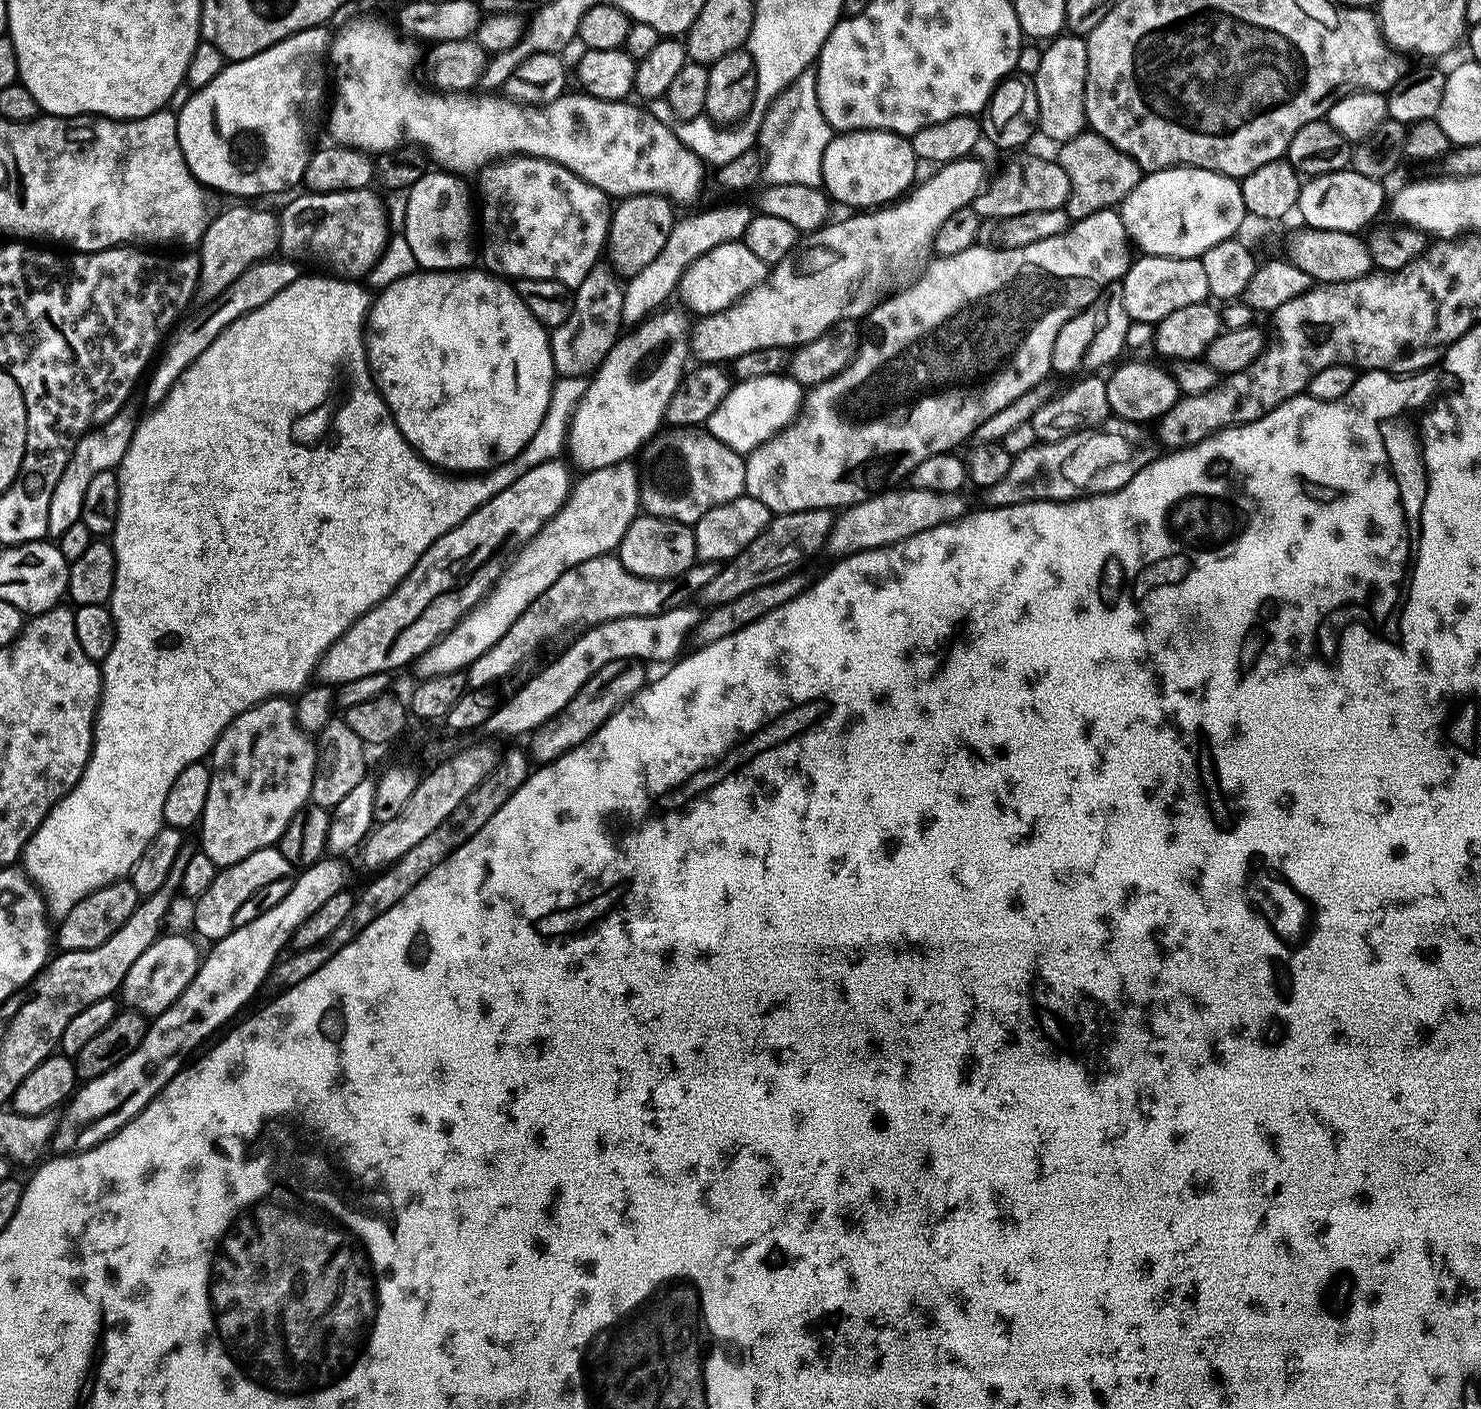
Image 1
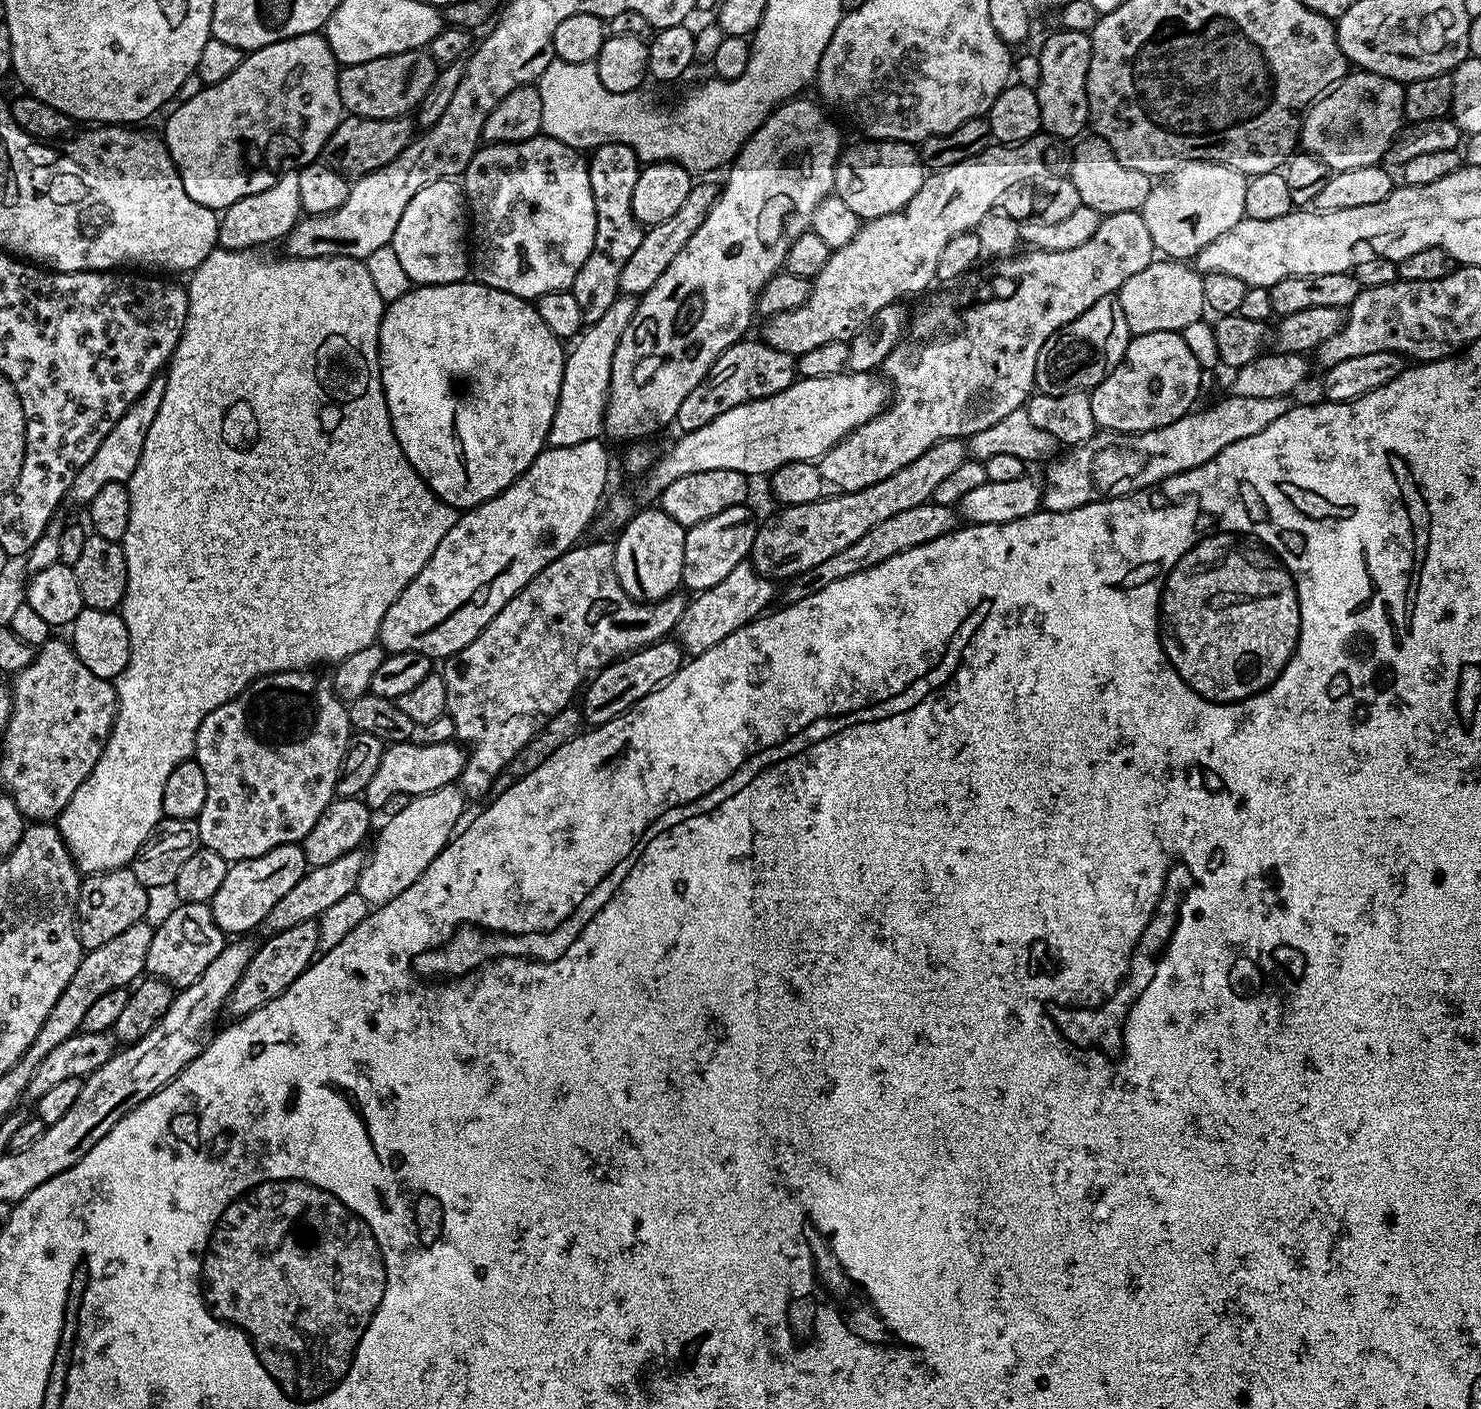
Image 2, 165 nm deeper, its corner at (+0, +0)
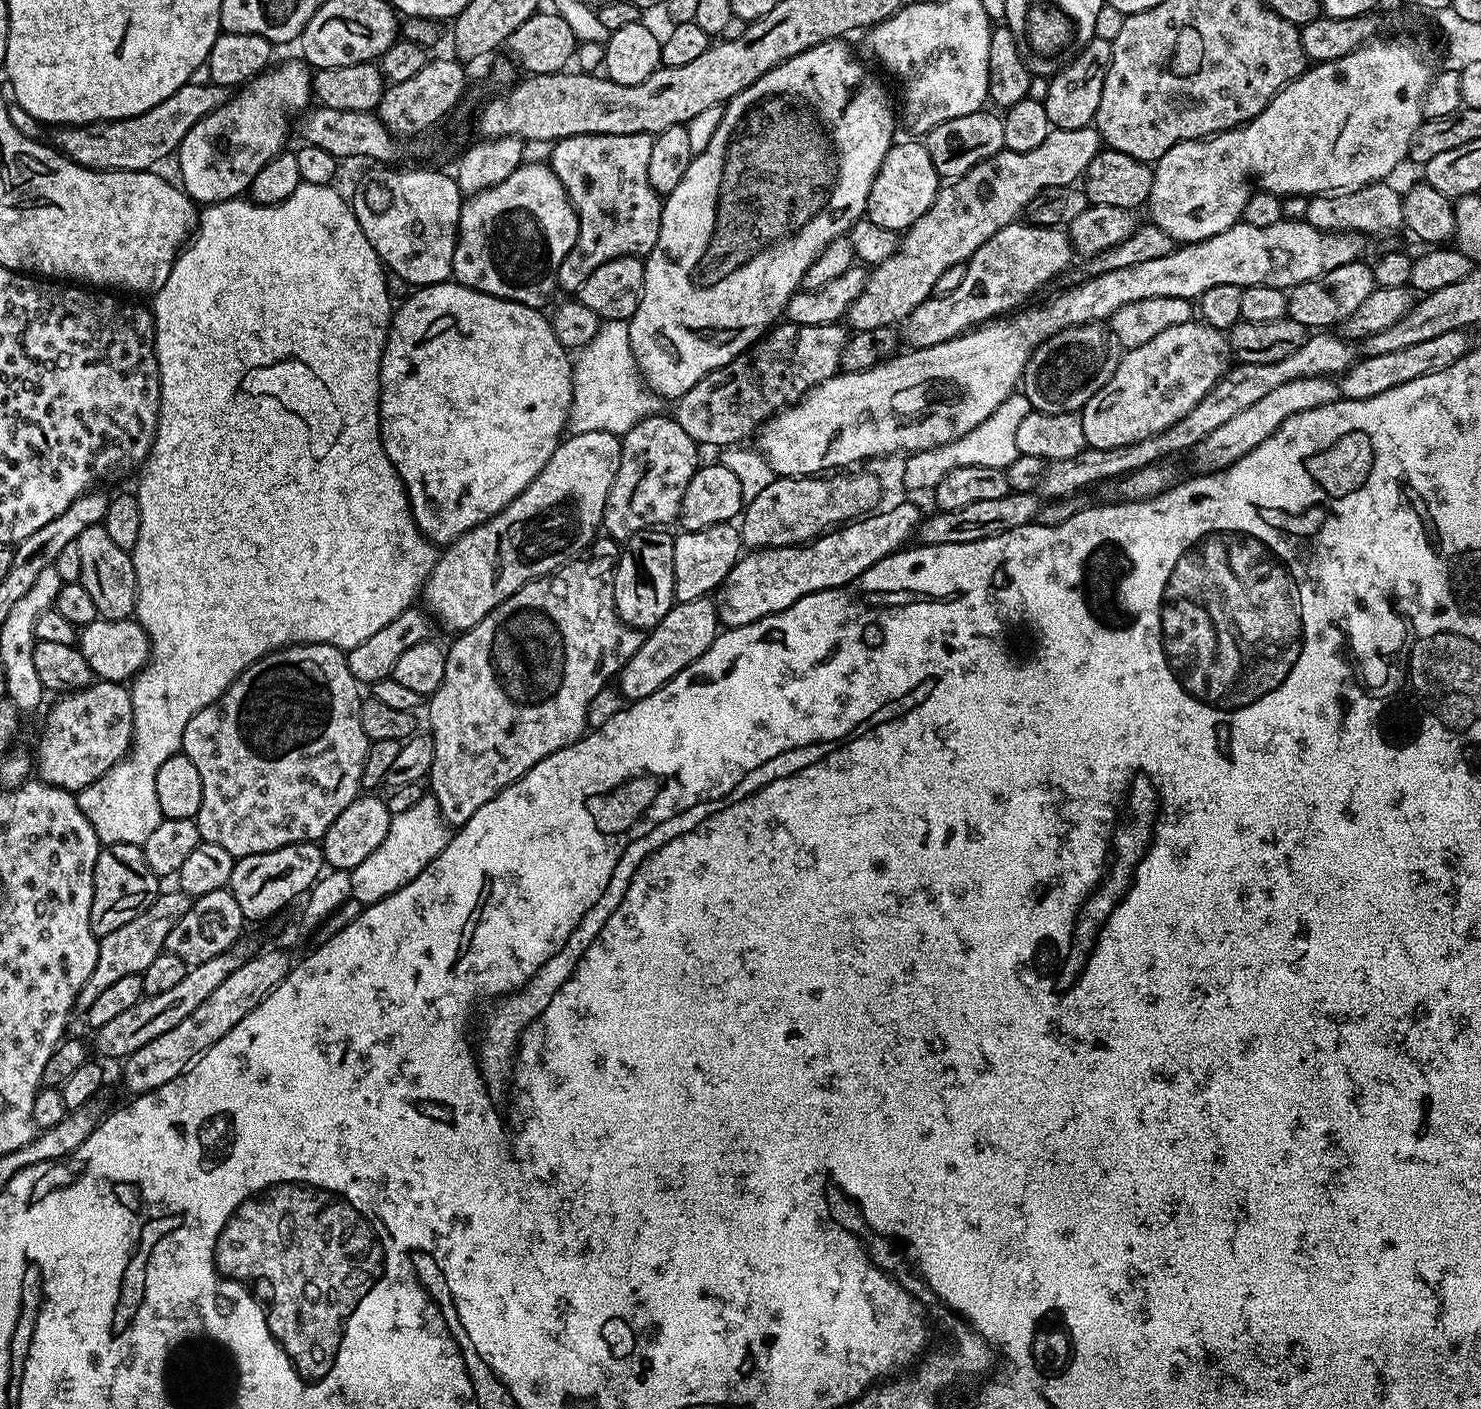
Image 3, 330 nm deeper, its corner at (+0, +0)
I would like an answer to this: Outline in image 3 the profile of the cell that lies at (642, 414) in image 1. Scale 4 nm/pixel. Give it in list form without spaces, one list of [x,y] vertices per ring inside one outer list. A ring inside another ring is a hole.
[[[840,38],[823,40],[802,54],[794,54],[794,58],[774,66],[774,70],[762,74],[758,82],[746,86],[746,90],[723,105],[724,113],[718,122],[718,130],[714,130],[706,150],[693,155],[686,174],[682,174],[682,182],[678,182],[678,186],[674,186],[672,193],[663,201],[658,242],[654,250],[648,253],[644,266],[642,302],[638,302],[638,310],[628,321],[628,329],[630,346],[640,364],[645,384],[665,401],[679,400],[706,374],[726,366],[735,356],[741,356],[761,339],[785,315],[790,298],[800,288],[806,270],[810,270],[818,254],[822,254],[832,240],[848,236],[854,225],[867,213],[870,186],[874,186],[874,178],[886,154],[892,149],[892,135],[896,132],[896,124],[898,128],[898,116],[894,111],[893,97],[892,100],[888,97],[883,82],[866,65],[852,60],[852,52],[844,43]]]

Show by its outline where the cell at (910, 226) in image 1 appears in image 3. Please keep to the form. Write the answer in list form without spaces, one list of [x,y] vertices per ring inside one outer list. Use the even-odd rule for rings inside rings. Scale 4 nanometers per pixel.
[[[1089,126],[1078,130],[1062,130],[1053,128],[1051,134],[1034,150],[1025,152],[1003,151],[978,162],[974,170],[966,175],[945,183],[937,192],[930,210],[918,218],[912,227],[903,233],[900,251],[894,253],[886,262],[875,265],[871,269],[868,284],[858,294],[854,306],[850,306],[846,317],[846,324],[852,332],[865,332],[866,330],[878,330],[879,328],[891,328],[907,321],[908,315],[928,299],[934,293],[934,282],[950,266],[958,266],[971,260],[972,255],[982,247],[998,230],[1002,230],[1007,224],[1013,223],[1016,216],[1025,211],[1032,203],[1035,196],[1048,188],[1066,188],[1075,185],[1088,171],[1092,159],[1102,151],[1102,141],[1095,127]]]

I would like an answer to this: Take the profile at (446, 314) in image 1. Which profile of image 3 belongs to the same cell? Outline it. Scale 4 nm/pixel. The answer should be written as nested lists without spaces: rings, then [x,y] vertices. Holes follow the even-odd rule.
[[[445,282],[417,287],[403,303],[401,308],[399,305],[395,309],[380,359],[380,437],[390,462],[398,470],[408,491],[408,504],[412,507],[416,529],[433,544],[447,546],[494,518],[511,500],[518,498],[518,494],[522,494],[522,490],[534,482],[542,466],[550,462],[550,454],[554,454],[568,427],[568,415],[572,409],[574,360],[569,349],[558,342],[551,319],[541,309],[531,308],[522,302],[491,296],[459,282]]]

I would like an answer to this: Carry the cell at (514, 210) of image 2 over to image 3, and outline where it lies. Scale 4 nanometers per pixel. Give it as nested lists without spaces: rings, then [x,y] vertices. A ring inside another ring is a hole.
[[[525,162],[510,174],[510,178],[502,178],[498,186],[490,186],[463,201],[452,276],[467,288],[543,309],[552,291],[557,291],[556,275],[566,254],[575,246],[579,233],[576,206],[551,167],[544,162]]]

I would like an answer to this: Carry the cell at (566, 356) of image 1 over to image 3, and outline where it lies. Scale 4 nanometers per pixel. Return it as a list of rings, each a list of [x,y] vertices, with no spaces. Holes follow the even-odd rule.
[[[643,132],[642,134],[590,134],[589,136],[571,136],[565,140],[555,141],[555,143],[552,144],[552,155],[550,157],[551,170],[562,182],[566,194],[576,206],[576,213],[580,219],[580,233],[576,239],[576,244],[570,250],[570,254],[566,254],[566,258],[562,262],[562,266],[556,275],[556,282],[561,293],[563,291],[564,294],[579,293],[582,282],[586,282],[586,278],[590,278],[590,274],[594,274],[594,270],[598,270],[598,266],[602,266],[602,262],[610,262],[614,258],[622,258],[623,256],[638,256],[644,258],[654,250],[654,246],[658,242],[662,198],[656,193],[654,186],[650,186],[650,174],[648,171],[650,170],[652,141],[653,137],[649,135],[649,133]]]

